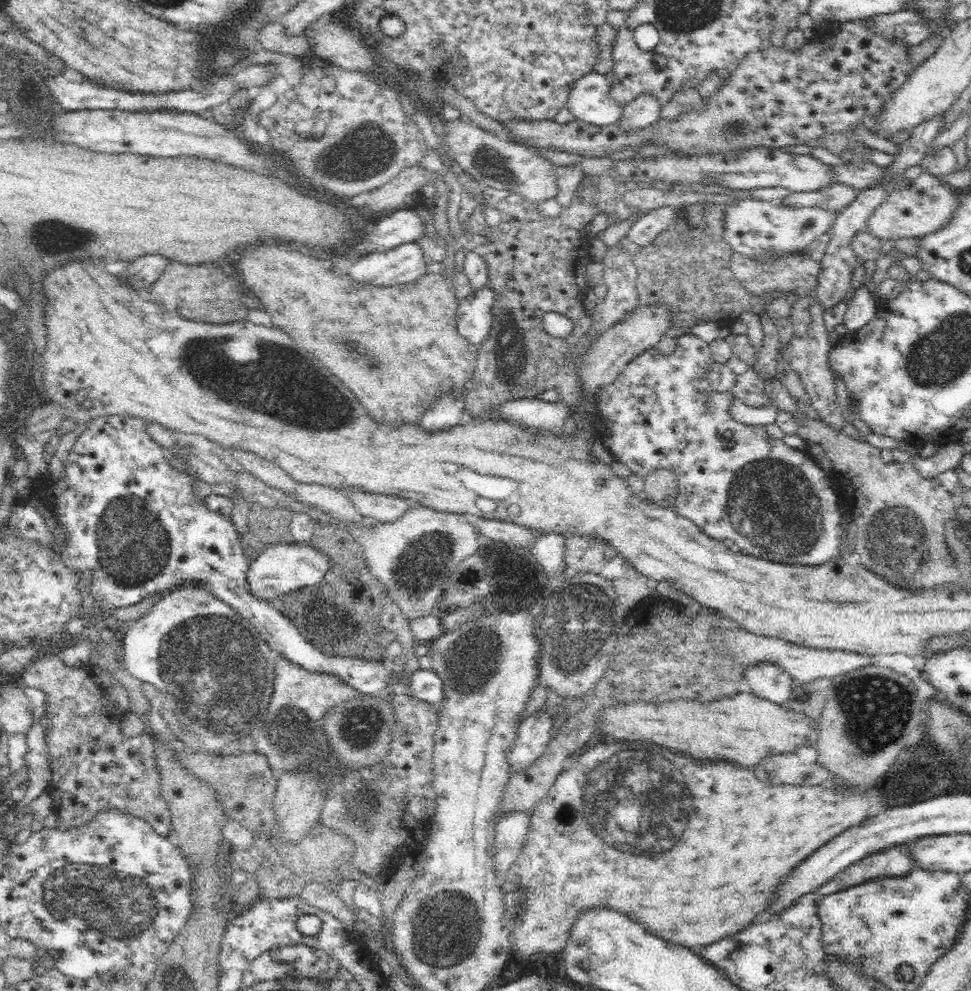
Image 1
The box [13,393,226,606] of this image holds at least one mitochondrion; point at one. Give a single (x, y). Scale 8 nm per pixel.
(133, 542)

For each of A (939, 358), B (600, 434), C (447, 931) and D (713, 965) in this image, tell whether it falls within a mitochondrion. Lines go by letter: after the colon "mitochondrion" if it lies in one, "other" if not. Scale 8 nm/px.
A: mitochondrion
B: other
C: mitochondrion
D: other

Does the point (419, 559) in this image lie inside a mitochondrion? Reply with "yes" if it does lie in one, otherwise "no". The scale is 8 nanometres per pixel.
yes

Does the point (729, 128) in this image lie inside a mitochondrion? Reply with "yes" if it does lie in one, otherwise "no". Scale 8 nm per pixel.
yes

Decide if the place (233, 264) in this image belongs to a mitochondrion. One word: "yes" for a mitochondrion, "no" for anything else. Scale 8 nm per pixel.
no

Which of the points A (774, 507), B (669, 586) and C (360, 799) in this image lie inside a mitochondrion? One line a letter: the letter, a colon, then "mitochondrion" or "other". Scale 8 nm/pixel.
A: mitochondrion
B: other
C: mitochondrion

